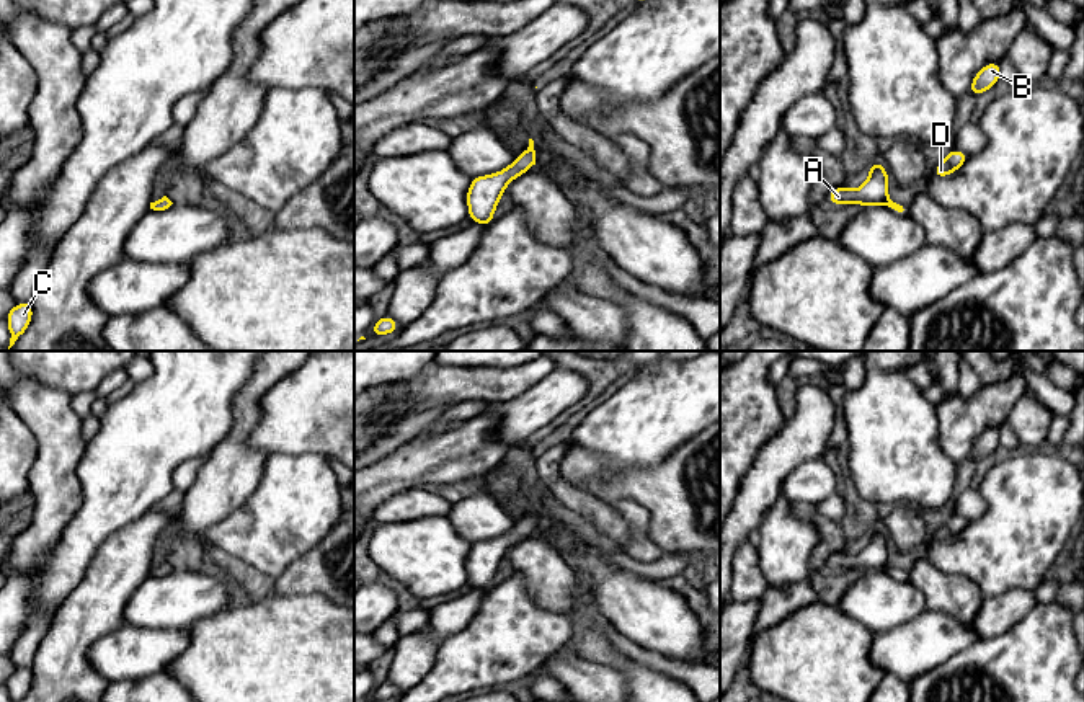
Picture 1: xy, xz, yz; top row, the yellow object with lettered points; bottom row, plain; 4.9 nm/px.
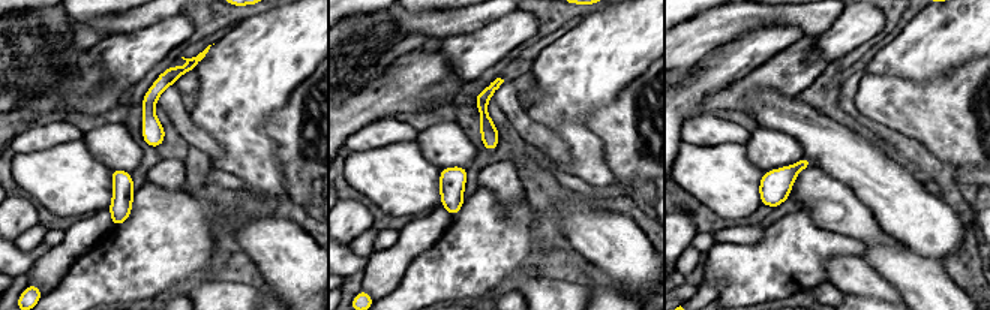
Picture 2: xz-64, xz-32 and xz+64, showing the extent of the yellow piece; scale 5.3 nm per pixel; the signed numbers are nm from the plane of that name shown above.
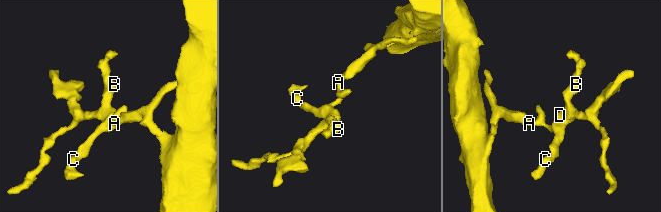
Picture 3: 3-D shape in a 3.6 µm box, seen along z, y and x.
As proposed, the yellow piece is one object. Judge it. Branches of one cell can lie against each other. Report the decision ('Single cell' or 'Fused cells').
Single cell

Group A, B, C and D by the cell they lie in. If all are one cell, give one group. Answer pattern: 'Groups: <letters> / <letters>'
Groups: A B C D

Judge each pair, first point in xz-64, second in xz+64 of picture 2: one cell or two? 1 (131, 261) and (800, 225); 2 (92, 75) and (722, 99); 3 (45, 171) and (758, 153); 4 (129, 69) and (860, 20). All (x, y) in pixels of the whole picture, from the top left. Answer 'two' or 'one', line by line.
1: one
2: one
3: two
4: one

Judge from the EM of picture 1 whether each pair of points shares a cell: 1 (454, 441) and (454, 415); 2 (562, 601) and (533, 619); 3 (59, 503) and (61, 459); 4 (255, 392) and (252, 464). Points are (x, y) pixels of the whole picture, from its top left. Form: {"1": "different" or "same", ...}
{"1": "different", "2": "different", "3": "same", "4": "same"}

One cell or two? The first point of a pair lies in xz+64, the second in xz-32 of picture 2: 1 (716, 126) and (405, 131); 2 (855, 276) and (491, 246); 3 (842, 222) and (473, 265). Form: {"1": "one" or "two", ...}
{"1": "one", "2": "two", "3": "two"}

